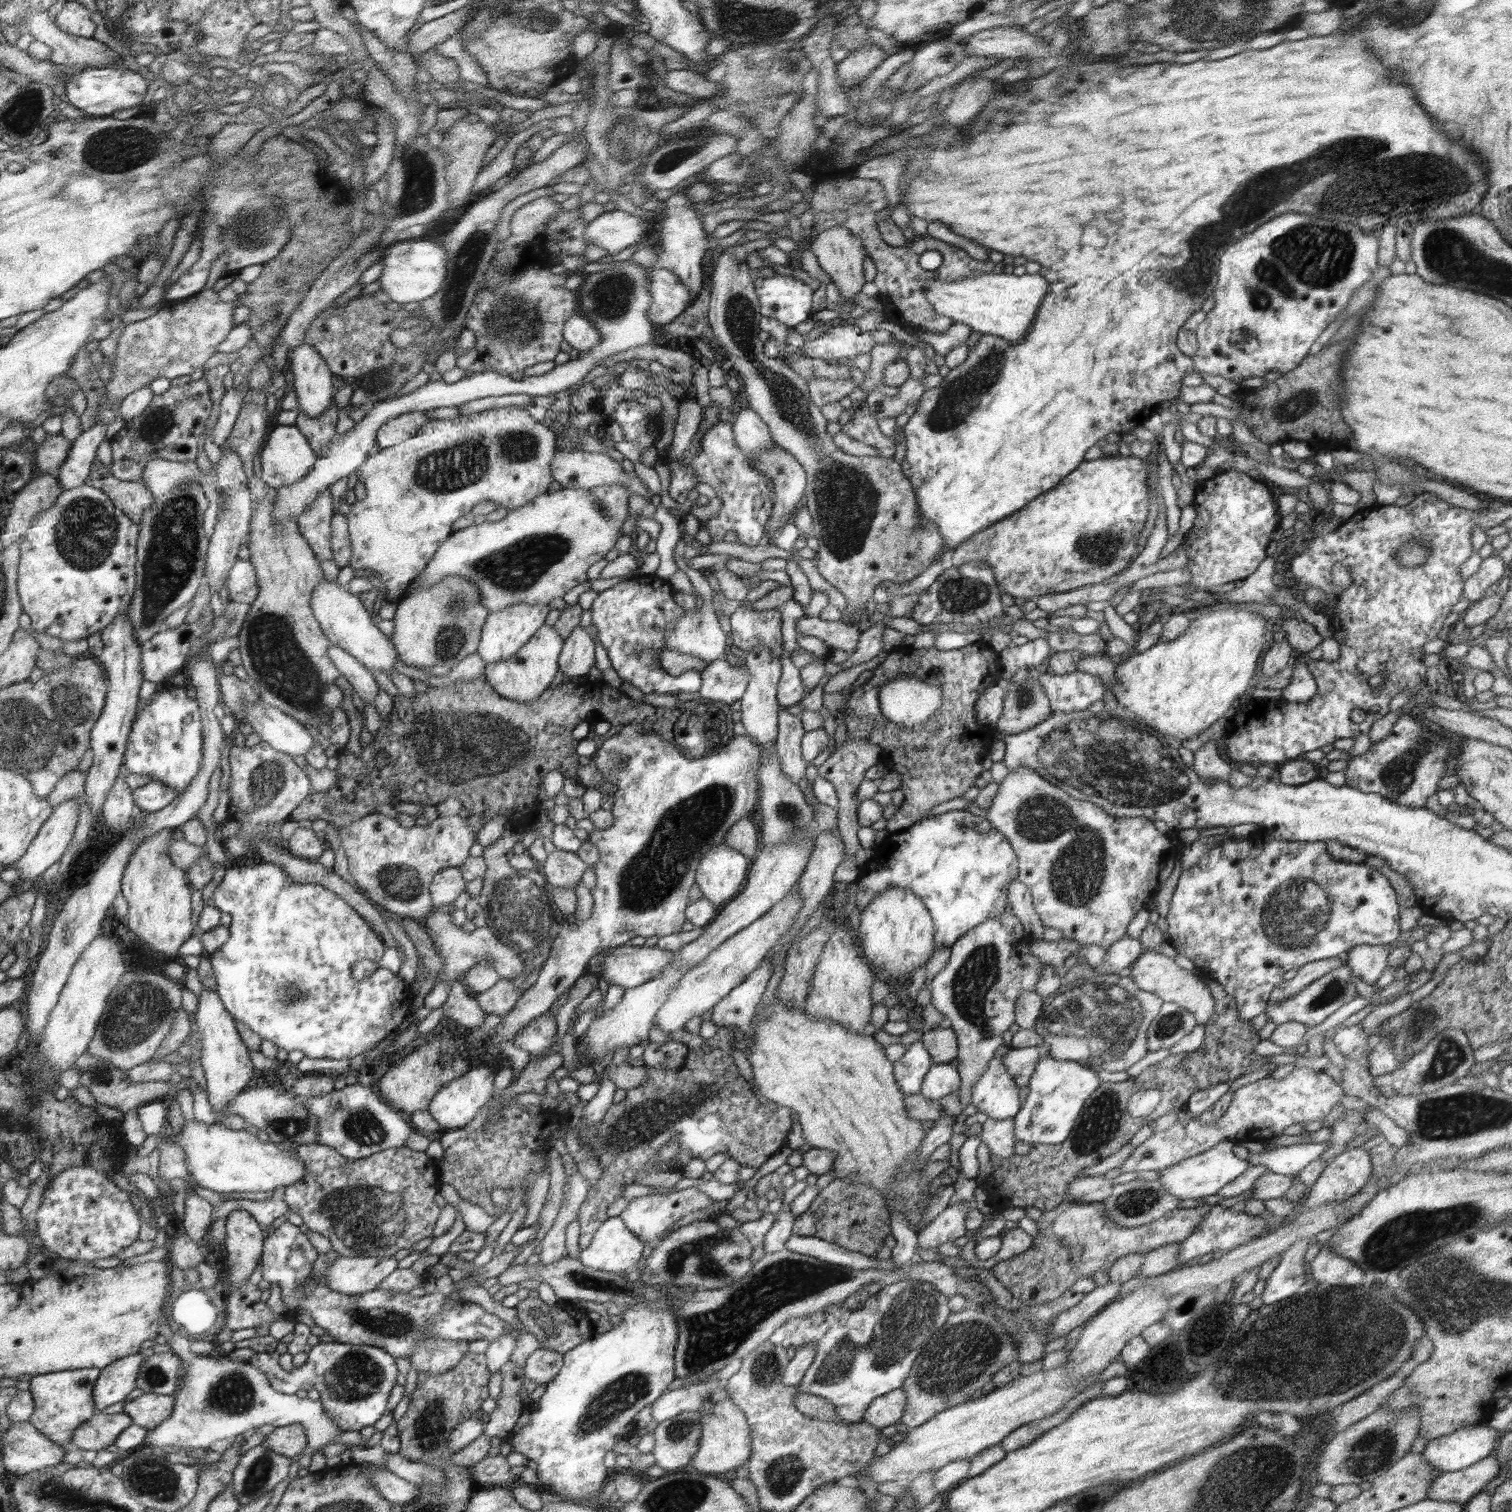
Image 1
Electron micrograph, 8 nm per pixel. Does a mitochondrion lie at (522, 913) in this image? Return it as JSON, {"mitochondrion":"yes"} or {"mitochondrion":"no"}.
{"mitochondrion":"yes"}

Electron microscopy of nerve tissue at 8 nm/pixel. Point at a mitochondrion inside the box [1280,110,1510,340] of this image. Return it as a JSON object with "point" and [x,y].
{"point":[1453,320]}

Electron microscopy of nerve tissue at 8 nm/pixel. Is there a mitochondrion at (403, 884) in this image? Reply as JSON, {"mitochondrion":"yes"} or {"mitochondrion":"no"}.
{"mitochondrion":"yes"}

